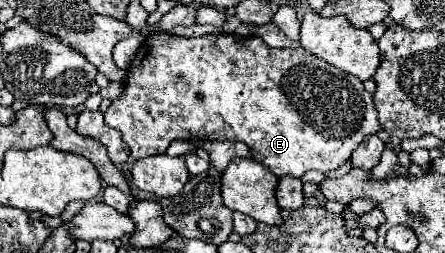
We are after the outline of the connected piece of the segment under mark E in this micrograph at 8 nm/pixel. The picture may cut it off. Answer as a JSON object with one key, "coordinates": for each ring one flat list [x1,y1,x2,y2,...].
{"coordinates":[[215,33,203,37,151,35,127,69,127,85,119,99,105,111,105,125,123,133,123,141,131,149,133,159,145,159,165,153,173,139,195,141,243,141,249,145,255,161,267,165,273,175,301,177,309,169,333,171,343,165,353,149,381,127,373,107,373,95,363,89,363,83,319,57,299,49,271,49,257,35,237,37,235,33]]}

